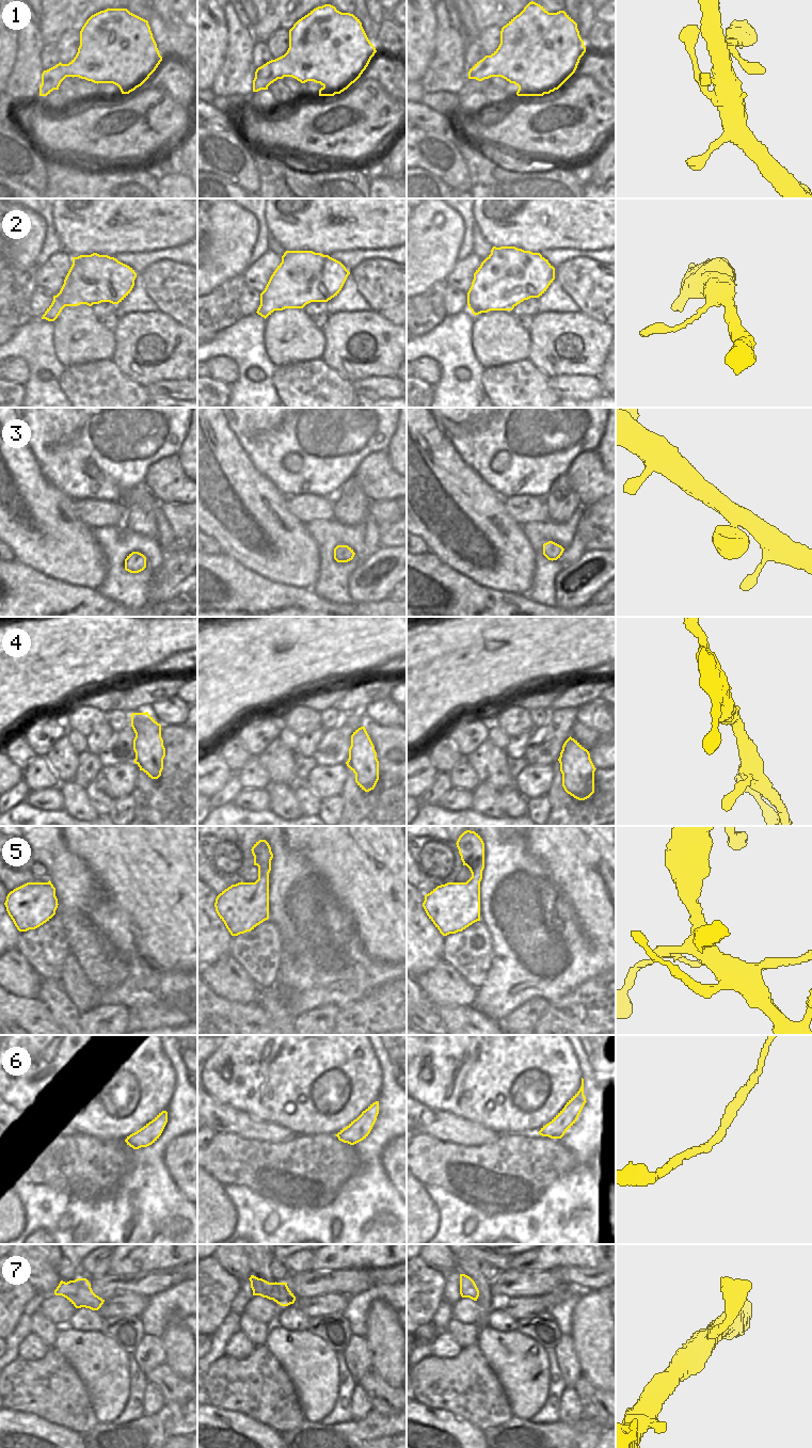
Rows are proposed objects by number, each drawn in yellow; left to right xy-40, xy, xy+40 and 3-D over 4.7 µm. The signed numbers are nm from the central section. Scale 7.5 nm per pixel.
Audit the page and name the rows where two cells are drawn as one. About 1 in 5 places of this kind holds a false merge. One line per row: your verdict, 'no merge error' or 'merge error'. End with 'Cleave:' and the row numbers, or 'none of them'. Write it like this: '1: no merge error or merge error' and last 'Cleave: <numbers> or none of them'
1: no merge error
2: no merge error
3: no merge error
4: no merge error
5: no merge error
6: no merge error
7: no merge error
Cleave: none of them

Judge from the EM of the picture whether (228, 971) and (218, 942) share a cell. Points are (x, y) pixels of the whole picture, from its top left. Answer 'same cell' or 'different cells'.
different cells

